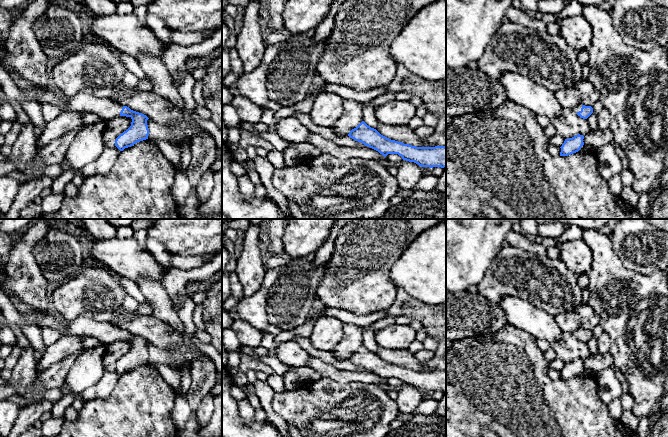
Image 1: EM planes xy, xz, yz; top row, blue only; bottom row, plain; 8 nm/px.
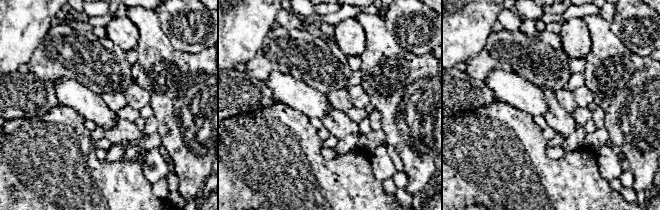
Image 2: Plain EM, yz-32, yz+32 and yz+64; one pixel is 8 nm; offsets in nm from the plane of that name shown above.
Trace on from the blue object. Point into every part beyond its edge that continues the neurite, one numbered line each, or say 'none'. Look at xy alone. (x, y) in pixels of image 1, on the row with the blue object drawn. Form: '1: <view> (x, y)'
1: xy (107, 108)

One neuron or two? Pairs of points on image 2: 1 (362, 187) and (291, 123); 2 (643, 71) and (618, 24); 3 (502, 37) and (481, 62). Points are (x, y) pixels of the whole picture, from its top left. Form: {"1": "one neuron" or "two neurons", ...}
{"1": "one neuron", "2": "two neurons", "3": "one neuron"}

